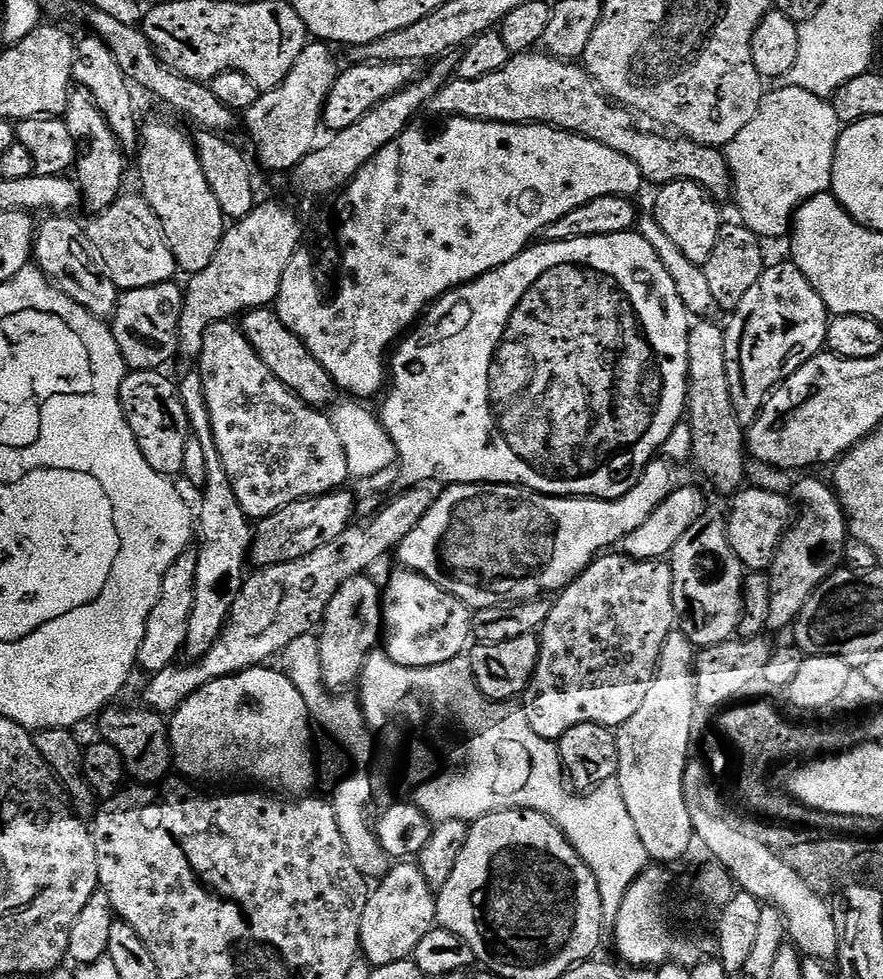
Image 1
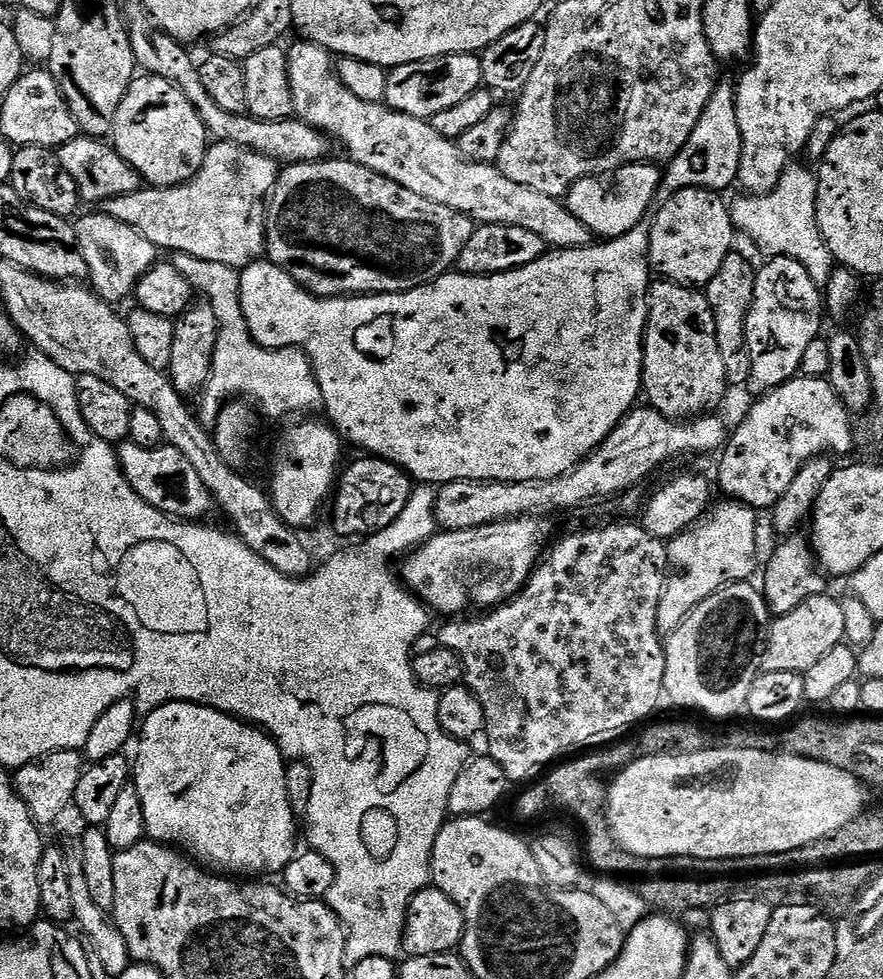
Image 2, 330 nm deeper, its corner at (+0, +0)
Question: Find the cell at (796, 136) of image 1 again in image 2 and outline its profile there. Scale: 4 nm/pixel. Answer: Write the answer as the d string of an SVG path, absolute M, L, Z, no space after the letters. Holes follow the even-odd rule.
M785 168L780 182L774 190L764 196L751 194L741 195L741 200L731 205L732 223L737 233L745 232L756 243L760 252L765 252L765 257L785 256L797 260L814 278L818 285L827 285L834 271L834 261L830 246L820 233L818 218L816 217L816 185L818 176L815 171L808 168Z

